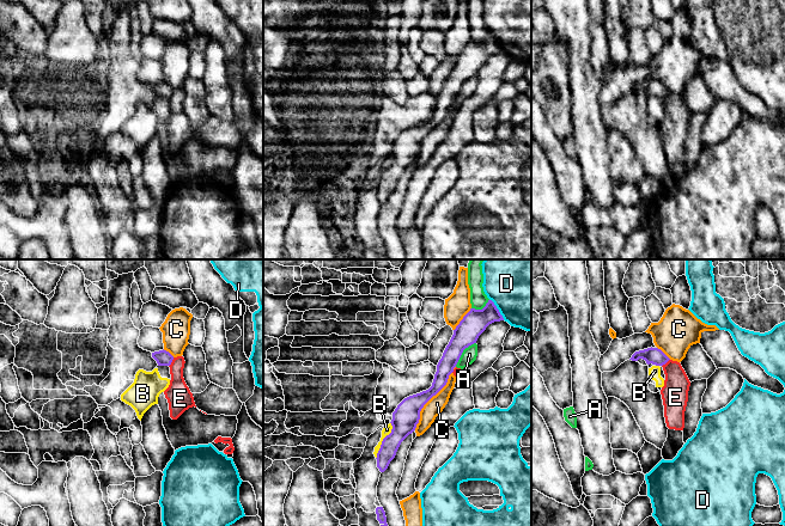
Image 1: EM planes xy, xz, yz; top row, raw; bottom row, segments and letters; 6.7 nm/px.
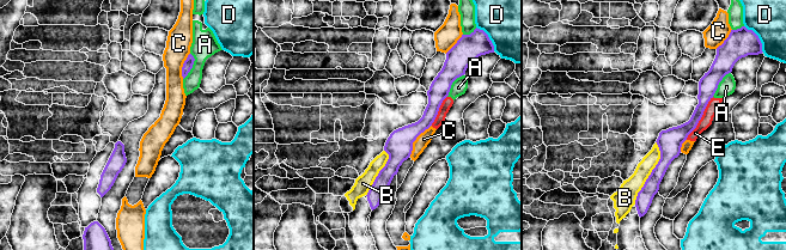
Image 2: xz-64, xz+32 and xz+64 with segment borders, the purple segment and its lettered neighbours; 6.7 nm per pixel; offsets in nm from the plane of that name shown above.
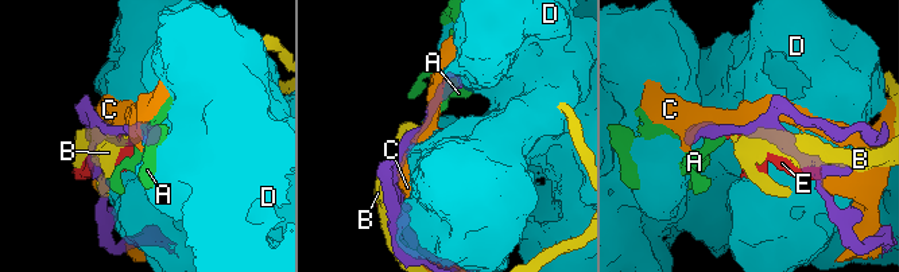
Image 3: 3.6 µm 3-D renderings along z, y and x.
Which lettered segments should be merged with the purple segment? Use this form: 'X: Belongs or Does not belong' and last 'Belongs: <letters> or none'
A: Does not belong
B: Does not belong
C: Does not belong
D: Does not belong
E: Does not belong
Belongs: none

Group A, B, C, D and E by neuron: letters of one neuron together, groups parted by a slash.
A E / B / C / D

